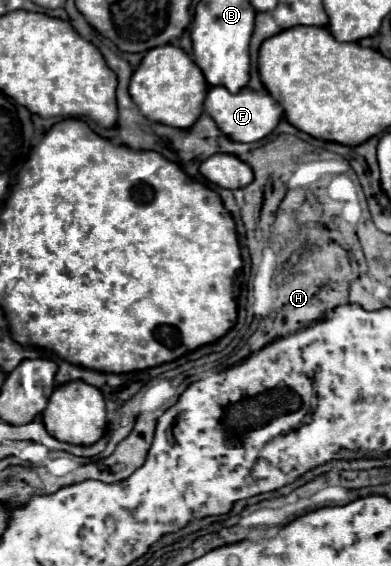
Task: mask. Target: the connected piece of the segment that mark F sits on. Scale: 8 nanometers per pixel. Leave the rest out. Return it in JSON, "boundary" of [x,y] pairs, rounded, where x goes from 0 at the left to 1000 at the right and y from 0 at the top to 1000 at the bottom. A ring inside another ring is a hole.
{"boundary":[[[537,155],[527,180],[527,198],[547,208],[558,226],[604,251],[660,251],[680,244],[721,212],[721,187],[685,163],[650,163],[639,155],[619,155],[609,166],[588,166],[578,155]]]}

